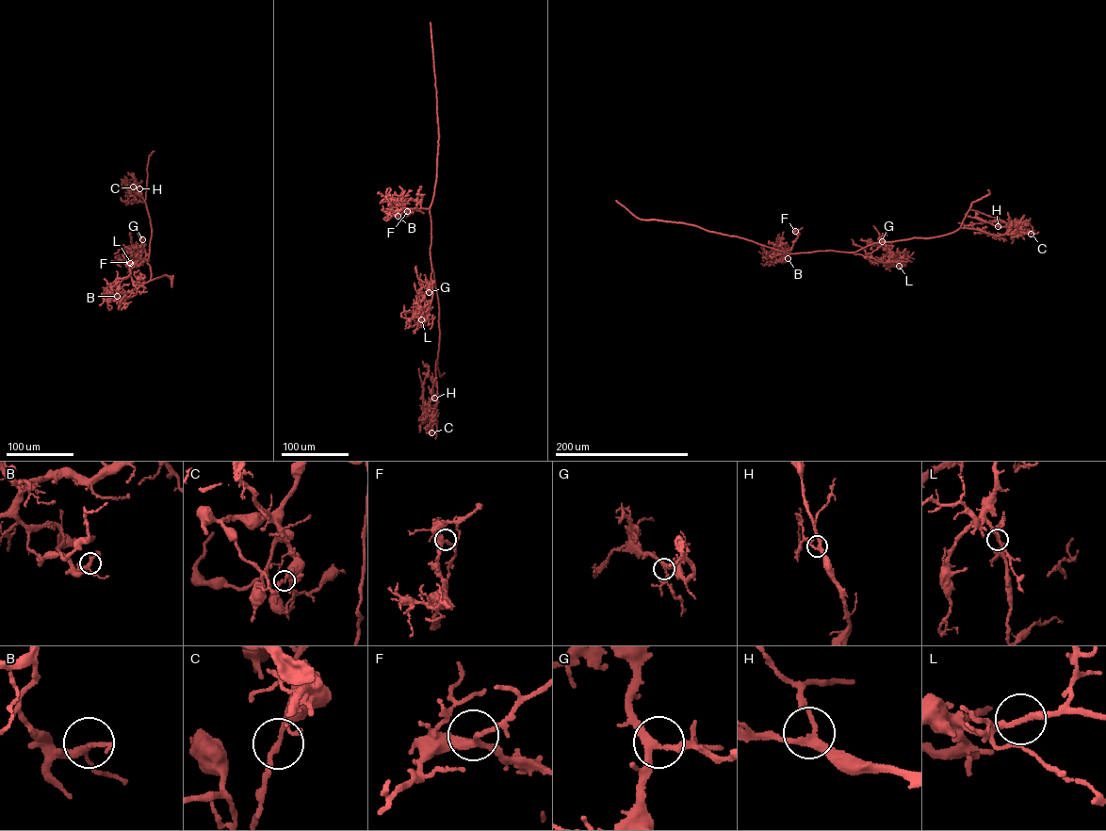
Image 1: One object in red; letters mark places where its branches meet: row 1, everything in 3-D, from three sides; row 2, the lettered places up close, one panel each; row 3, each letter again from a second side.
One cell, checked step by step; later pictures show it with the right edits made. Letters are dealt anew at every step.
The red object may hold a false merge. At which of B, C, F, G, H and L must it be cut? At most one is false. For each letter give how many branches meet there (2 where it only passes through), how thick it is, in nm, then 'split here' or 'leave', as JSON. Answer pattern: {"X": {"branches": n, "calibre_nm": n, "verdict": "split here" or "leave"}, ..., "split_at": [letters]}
{"B": {"branches": 3, "calibre_nm": 200, "verdict": "leave"}, "C": {"branches": 3, "calibre_nm": 160, "verdict": "split here"}, "F": {"branches": 3, "calibre_nm": 200, "verdict": "leave"}, "G": {"branches": 3, "calibre_nm": 240, "verdict": "leave"}, "H": {"branches": 3, "calibre_nm": 240, "verdict": "leave"}, "L": {"branches": 3, "calibre_nm": 190, "verdict": "leave"}, "split_at": ["C"]}

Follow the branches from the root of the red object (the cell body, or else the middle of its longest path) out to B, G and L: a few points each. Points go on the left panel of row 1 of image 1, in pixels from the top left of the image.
B: (147, 262), (151, 280), (130, 297), (117, 296)
G: (147, 262), (142, 239)
L: (147, 262), (145, 258), (130, 263)

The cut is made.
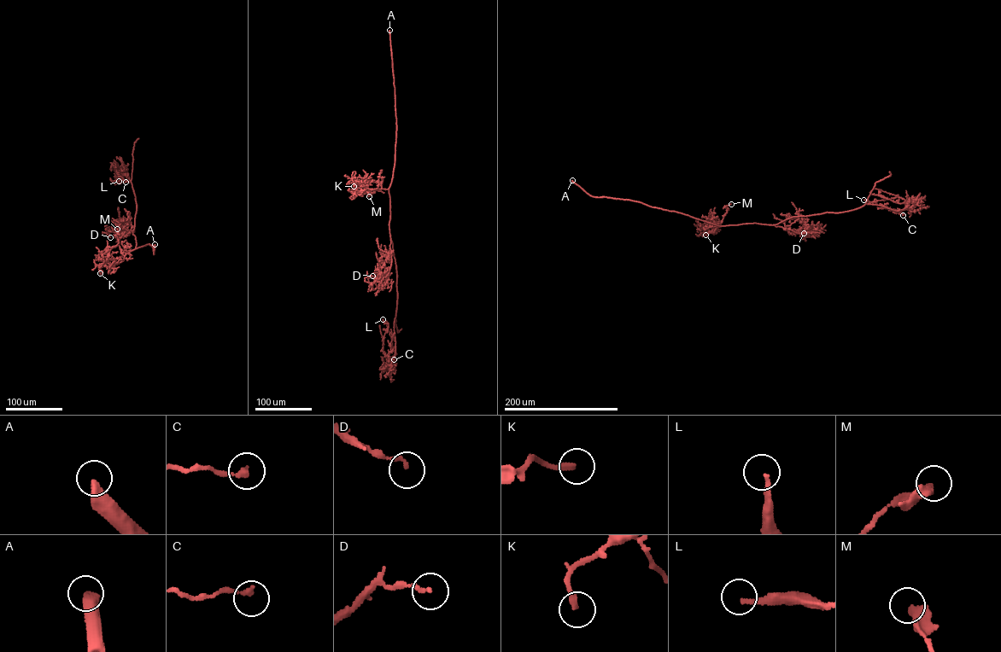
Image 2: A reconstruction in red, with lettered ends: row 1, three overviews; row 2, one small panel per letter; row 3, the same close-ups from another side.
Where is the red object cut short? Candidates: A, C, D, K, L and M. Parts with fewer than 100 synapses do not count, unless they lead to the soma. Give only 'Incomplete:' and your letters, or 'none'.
Incomplete: A

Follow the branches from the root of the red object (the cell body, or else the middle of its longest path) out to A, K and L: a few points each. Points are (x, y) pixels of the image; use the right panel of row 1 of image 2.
A: (764, 224), (719, 226), (638, 201), (592, 196), (572, 180)
K: (764, 224), (718, 226), (713, 233), (701, 224), (700, 233), (705, 235)
L: (764, 224), (848, 211), (866, 204), (897, 211), (909, 207), (898, 197), (863, 200)

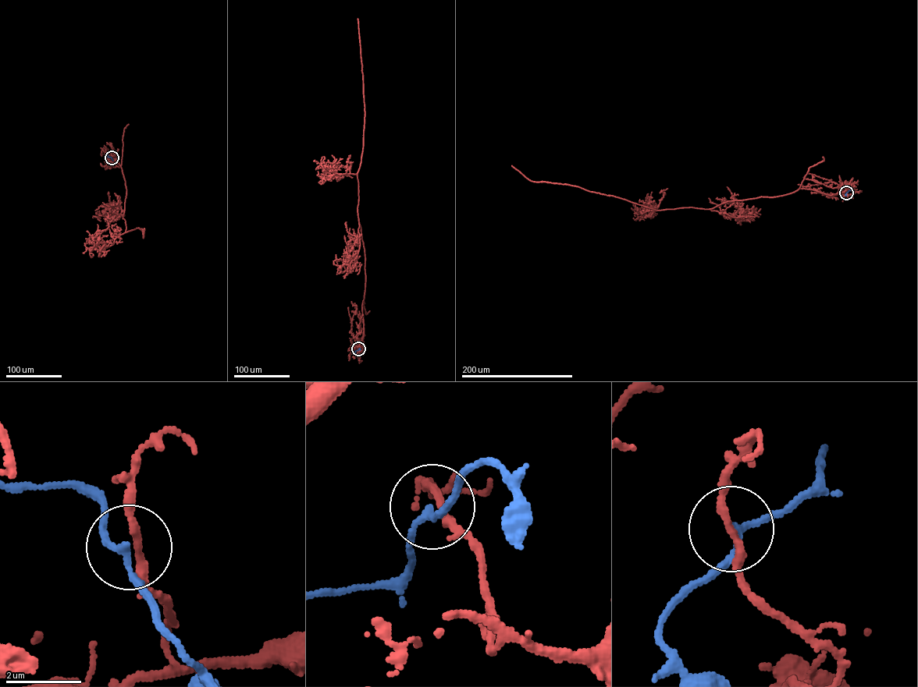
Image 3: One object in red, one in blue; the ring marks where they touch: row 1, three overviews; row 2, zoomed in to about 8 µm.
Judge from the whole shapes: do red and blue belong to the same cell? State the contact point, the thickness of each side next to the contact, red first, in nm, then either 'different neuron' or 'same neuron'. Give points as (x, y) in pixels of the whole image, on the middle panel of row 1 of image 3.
place (358, 348); calibres 200 and 160 nm; different neuron

